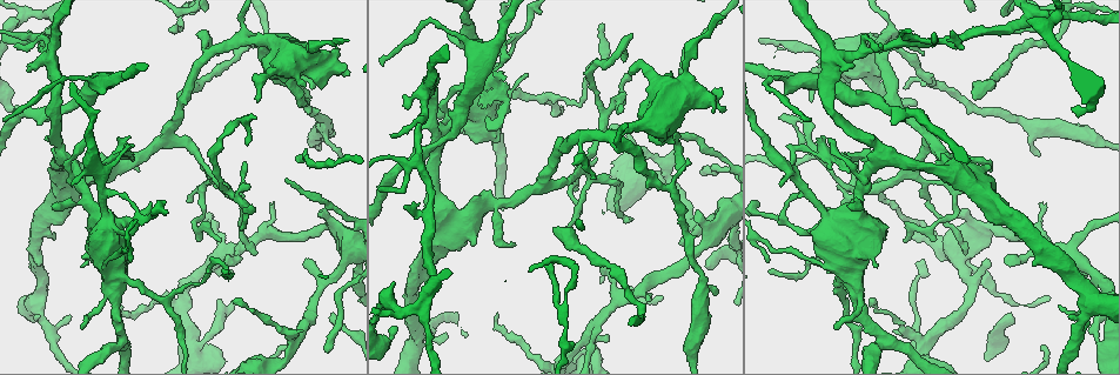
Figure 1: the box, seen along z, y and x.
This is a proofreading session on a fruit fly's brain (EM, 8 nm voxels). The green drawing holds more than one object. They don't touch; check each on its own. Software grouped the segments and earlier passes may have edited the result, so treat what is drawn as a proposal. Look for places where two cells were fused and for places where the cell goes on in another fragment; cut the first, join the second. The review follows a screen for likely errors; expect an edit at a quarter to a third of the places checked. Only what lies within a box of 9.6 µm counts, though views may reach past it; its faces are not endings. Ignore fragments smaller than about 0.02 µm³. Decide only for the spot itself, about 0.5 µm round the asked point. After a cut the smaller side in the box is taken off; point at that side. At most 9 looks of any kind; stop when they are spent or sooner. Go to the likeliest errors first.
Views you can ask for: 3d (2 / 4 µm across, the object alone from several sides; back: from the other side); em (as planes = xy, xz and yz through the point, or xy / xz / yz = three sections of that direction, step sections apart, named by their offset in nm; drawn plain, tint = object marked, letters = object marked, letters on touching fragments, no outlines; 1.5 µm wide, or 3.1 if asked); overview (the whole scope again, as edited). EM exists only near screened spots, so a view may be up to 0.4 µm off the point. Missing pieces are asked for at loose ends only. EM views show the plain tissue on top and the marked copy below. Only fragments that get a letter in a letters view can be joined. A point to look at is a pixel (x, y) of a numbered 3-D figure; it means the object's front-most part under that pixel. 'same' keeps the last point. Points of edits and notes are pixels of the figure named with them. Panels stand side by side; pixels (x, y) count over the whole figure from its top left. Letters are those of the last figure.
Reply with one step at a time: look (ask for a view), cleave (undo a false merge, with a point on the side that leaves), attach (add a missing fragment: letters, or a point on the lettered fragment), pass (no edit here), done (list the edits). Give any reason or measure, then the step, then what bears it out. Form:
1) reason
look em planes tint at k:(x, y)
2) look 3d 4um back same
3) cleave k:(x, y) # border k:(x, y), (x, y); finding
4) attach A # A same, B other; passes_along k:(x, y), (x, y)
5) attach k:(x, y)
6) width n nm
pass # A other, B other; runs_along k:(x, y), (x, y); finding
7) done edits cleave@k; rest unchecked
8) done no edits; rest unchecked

an open end
look em planes letters at 1:(411, 128)

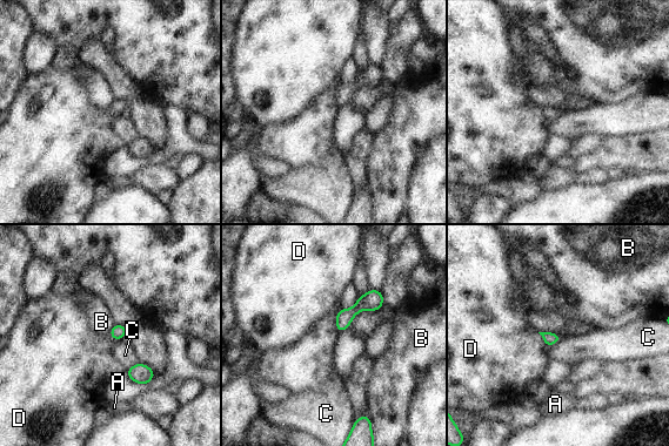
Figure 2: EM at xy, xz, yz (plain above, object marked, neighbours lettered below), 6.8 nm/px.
longest_contact B 170 nm
pass # A other, B other, C other, D other; none of them fits

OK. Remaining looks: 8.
four or more arms meet
look 3d 2um at 1:(237, 39)

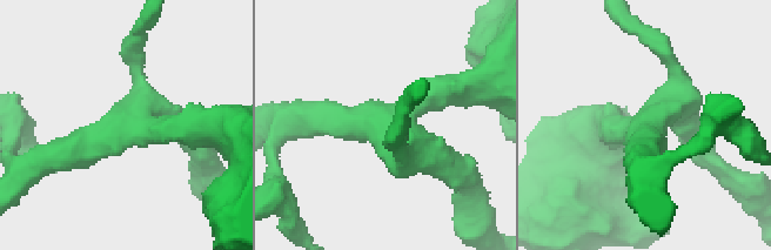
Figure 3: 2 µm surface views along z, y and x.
look em planes letters at 3:(649, 125)

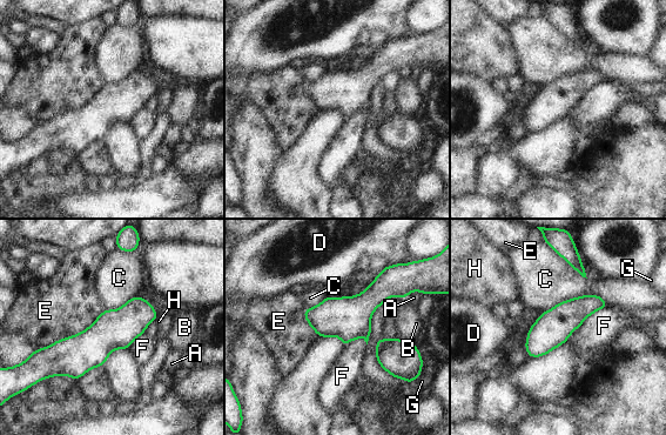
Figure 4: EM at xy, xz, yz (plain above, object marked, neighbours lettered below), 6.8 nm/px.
width 260 nm
pass # A other, B other, C other, D other, E other, F other, G other, H other; border 4:(609, 303), (578, 295), (540, 314); all the same cell

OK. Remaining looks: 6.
thick turns thin
look 3d 2um back at 1:(779, 78)

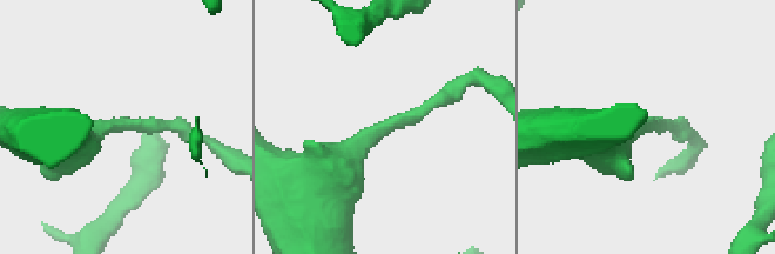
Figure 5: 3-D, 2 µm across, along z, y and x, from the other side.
shape alone is not enough
look em planes letters at 5:(135, 127)

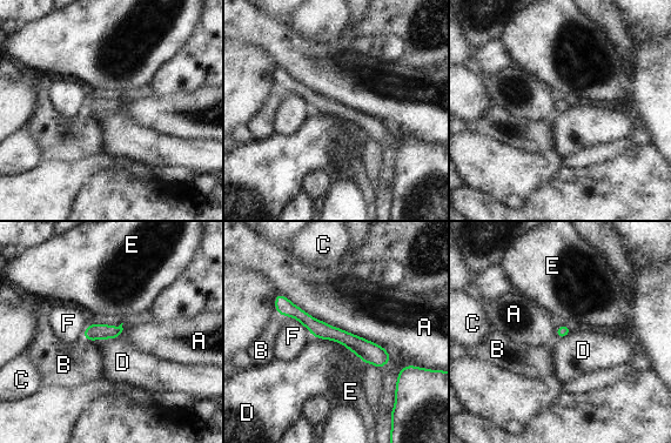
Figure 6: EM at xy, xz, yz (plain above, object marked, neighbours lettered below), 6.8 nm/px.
pass # A other, B other, C other, D other, E other, F other; runs_along 6:(277, 299), (317, 328), (387, 357); all the same cell

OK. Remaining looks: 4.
arms part here
look em xy step 8 tint at 1:(842, 298)

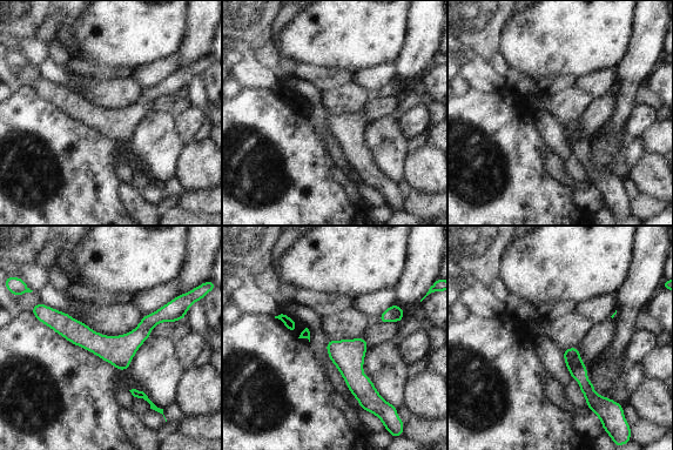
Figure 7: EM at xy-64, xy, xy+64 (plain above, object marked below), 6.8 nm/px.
cut it another way
look em planes letters same

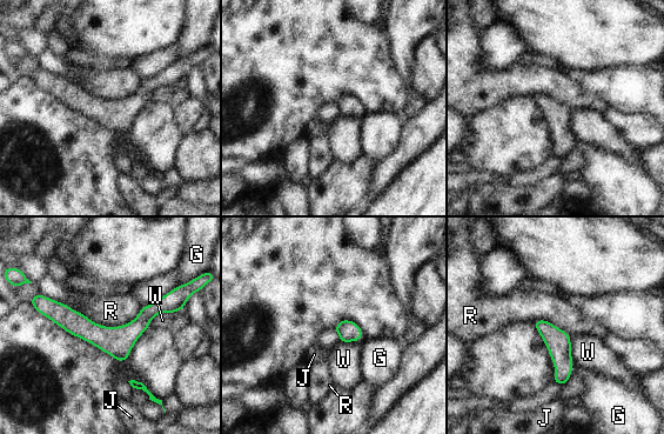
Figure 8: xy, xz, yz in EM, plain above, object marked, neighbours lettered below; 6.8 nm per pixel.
width 140 nm
pass # G other, J other, R other, W other; border 8:(142, 307), (120, 326), (80, 311); one cell here

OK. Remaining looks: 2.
done no edits; rest unchecked

